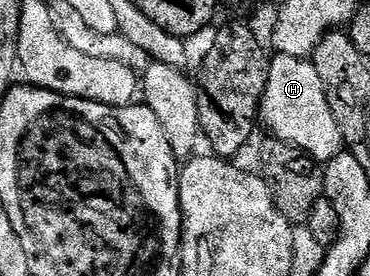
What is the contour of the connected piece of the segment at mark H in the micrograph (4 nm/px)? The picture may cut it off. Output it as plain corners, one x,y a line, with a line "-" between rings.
274,55
269,61
269,77
261,99
260,123
269,127
268,135
308,154
318,162
328,162
343,150
341,128
331,114
323,78
308,59

